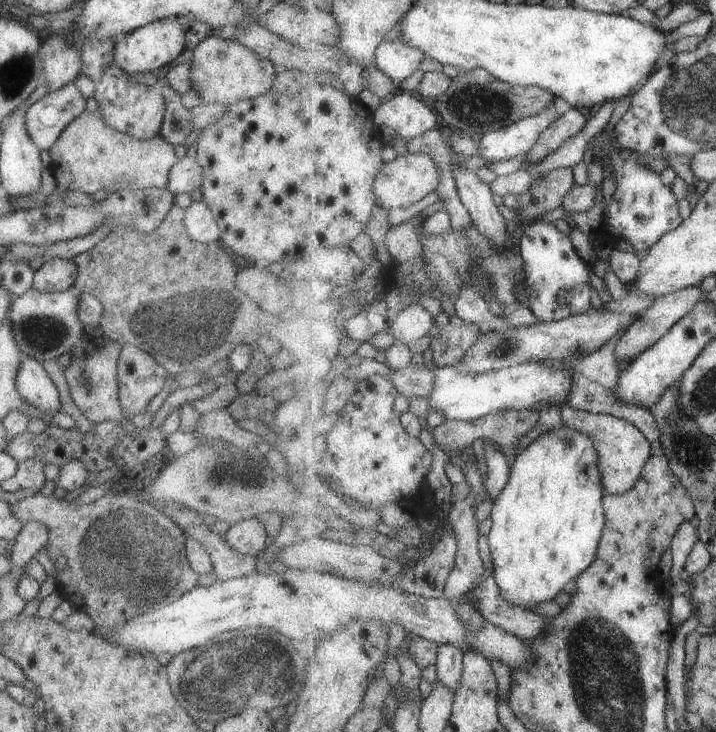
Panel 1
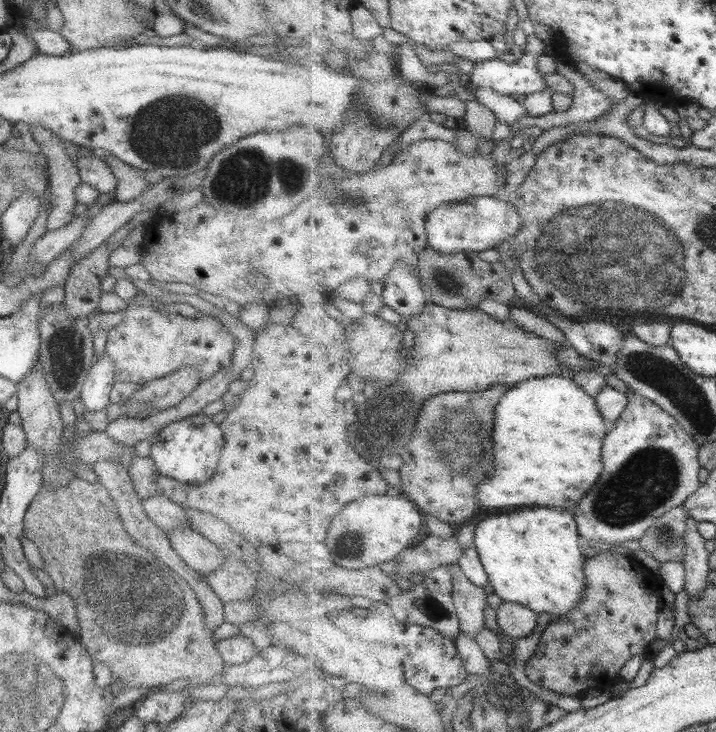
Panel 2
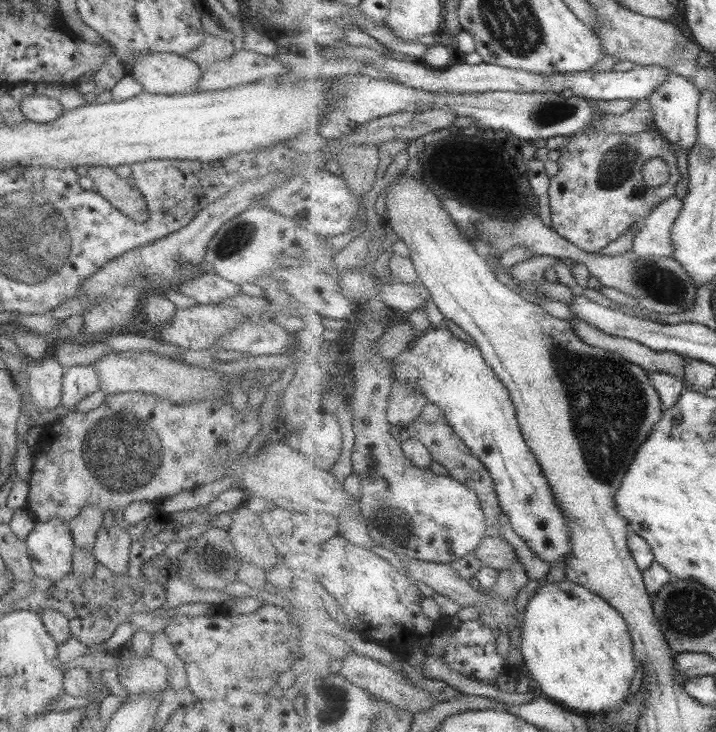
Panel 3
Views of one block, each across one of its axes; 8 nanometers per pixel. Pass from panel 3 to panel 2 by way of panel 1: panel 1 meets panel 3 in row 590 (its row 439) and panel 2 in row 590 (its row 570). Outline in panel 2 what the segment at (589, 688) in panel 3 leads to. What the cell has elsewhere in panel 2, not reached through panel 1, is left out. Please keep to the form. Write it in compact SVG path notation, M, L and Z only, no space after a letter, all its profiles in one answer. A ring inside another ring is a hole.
M535 507L486 518L476 524L475 539L480 559L487 571L494 594L503 602L522 604L539 614L551 614L551 620L569 614L580 601L588 580L585 570L583 539L579 535L574 511L555 507Z

